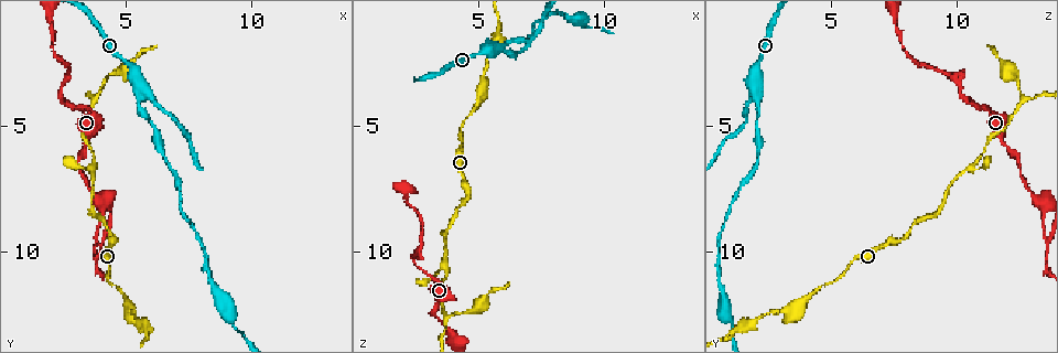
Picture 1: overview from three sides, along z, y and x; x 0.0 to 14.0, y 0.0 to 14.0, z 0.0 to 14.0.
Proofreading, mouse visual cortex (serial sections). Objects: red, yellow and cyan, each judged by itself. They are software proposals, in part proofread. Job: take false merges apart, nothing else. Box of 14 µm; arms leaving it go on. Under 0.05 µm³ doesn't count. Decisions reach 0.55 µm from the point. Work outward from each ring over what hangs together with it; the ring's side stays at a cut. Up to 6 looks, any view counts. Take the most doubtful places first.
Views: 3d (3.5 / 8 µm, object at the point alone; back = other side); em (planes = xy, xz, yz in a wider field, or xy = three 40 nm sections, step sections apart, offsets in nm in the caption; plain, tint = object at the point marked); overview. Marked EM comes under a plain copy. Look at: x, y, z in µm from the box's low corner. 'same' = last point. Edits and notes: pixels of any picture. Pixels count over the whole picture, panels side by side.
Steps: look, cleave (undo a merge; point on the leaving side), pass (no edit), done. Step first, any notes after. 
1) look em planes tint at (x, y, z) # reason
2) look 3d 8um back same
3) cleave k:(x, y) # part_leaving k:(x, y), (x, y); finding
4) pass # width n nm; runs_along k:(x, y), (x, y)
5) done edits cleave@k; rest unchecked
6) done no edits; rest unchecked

look 3d 3.5um at (5.6, 3.7, 2.1) # three arms meet

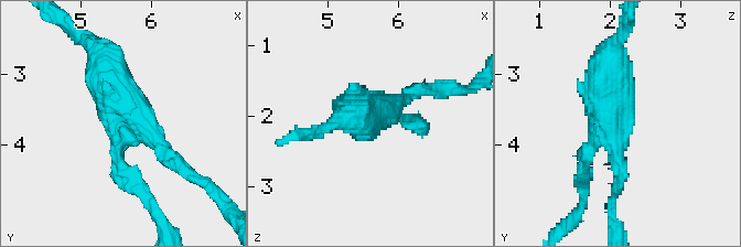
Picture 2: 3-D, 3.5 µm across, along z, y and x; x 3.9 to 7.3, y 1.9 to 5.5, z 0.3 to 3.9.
look em xy step 5 tint at (5.60, 3.70, 2.15) # arms 3; arm_widths 200, 200, 350 nm

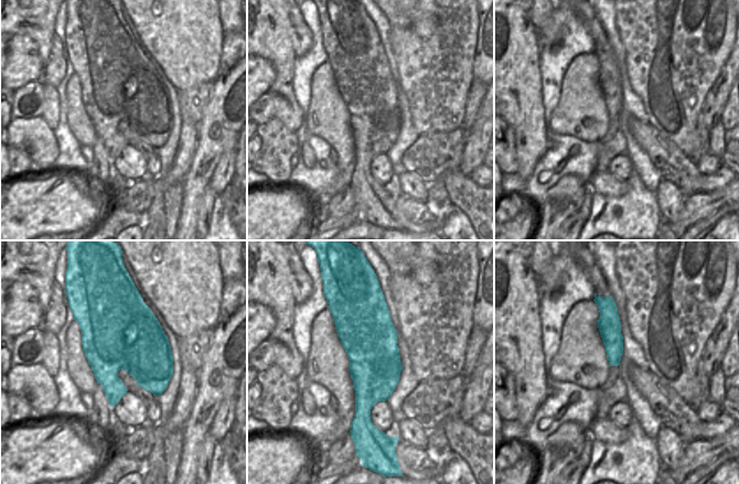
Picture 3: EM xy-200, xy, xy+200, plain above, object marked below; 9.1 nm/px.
look em planes tint same

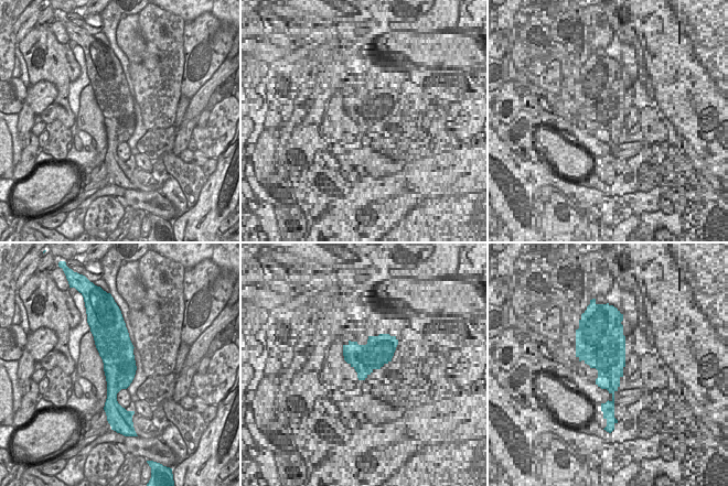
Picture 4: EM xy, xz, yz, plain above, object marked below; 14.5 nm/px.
pass # runs_along 2:(92, 43), (122, 104), (126, 175); one cell here

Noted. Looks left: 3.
look 3d 8um at (4.0, 8.0, 13.3) # calibre changes

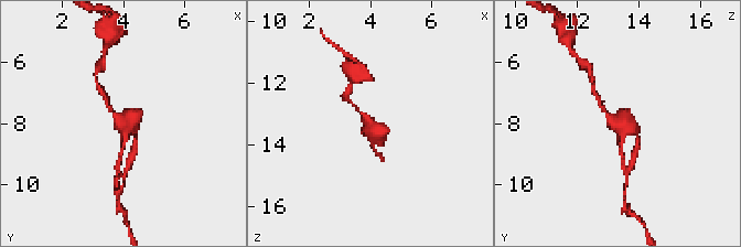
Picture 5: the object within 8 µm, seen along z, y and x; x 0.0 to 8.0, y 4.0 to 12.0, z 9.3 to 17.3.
look em planes tint at (4.0, 8.0, 13.3) # need the tissue

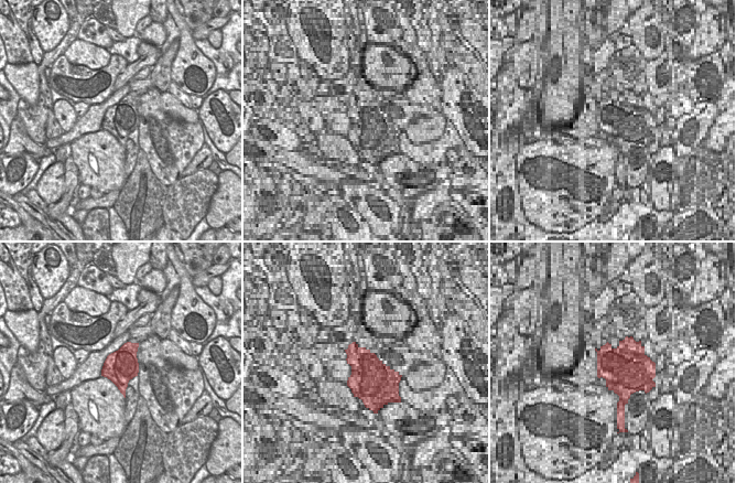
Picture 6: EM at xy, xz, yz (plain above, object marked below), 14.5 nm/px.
pass # runs_along 5:(600, 105), (639, 138); one cell here

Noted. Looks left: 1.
done no edits; rest unchecked

